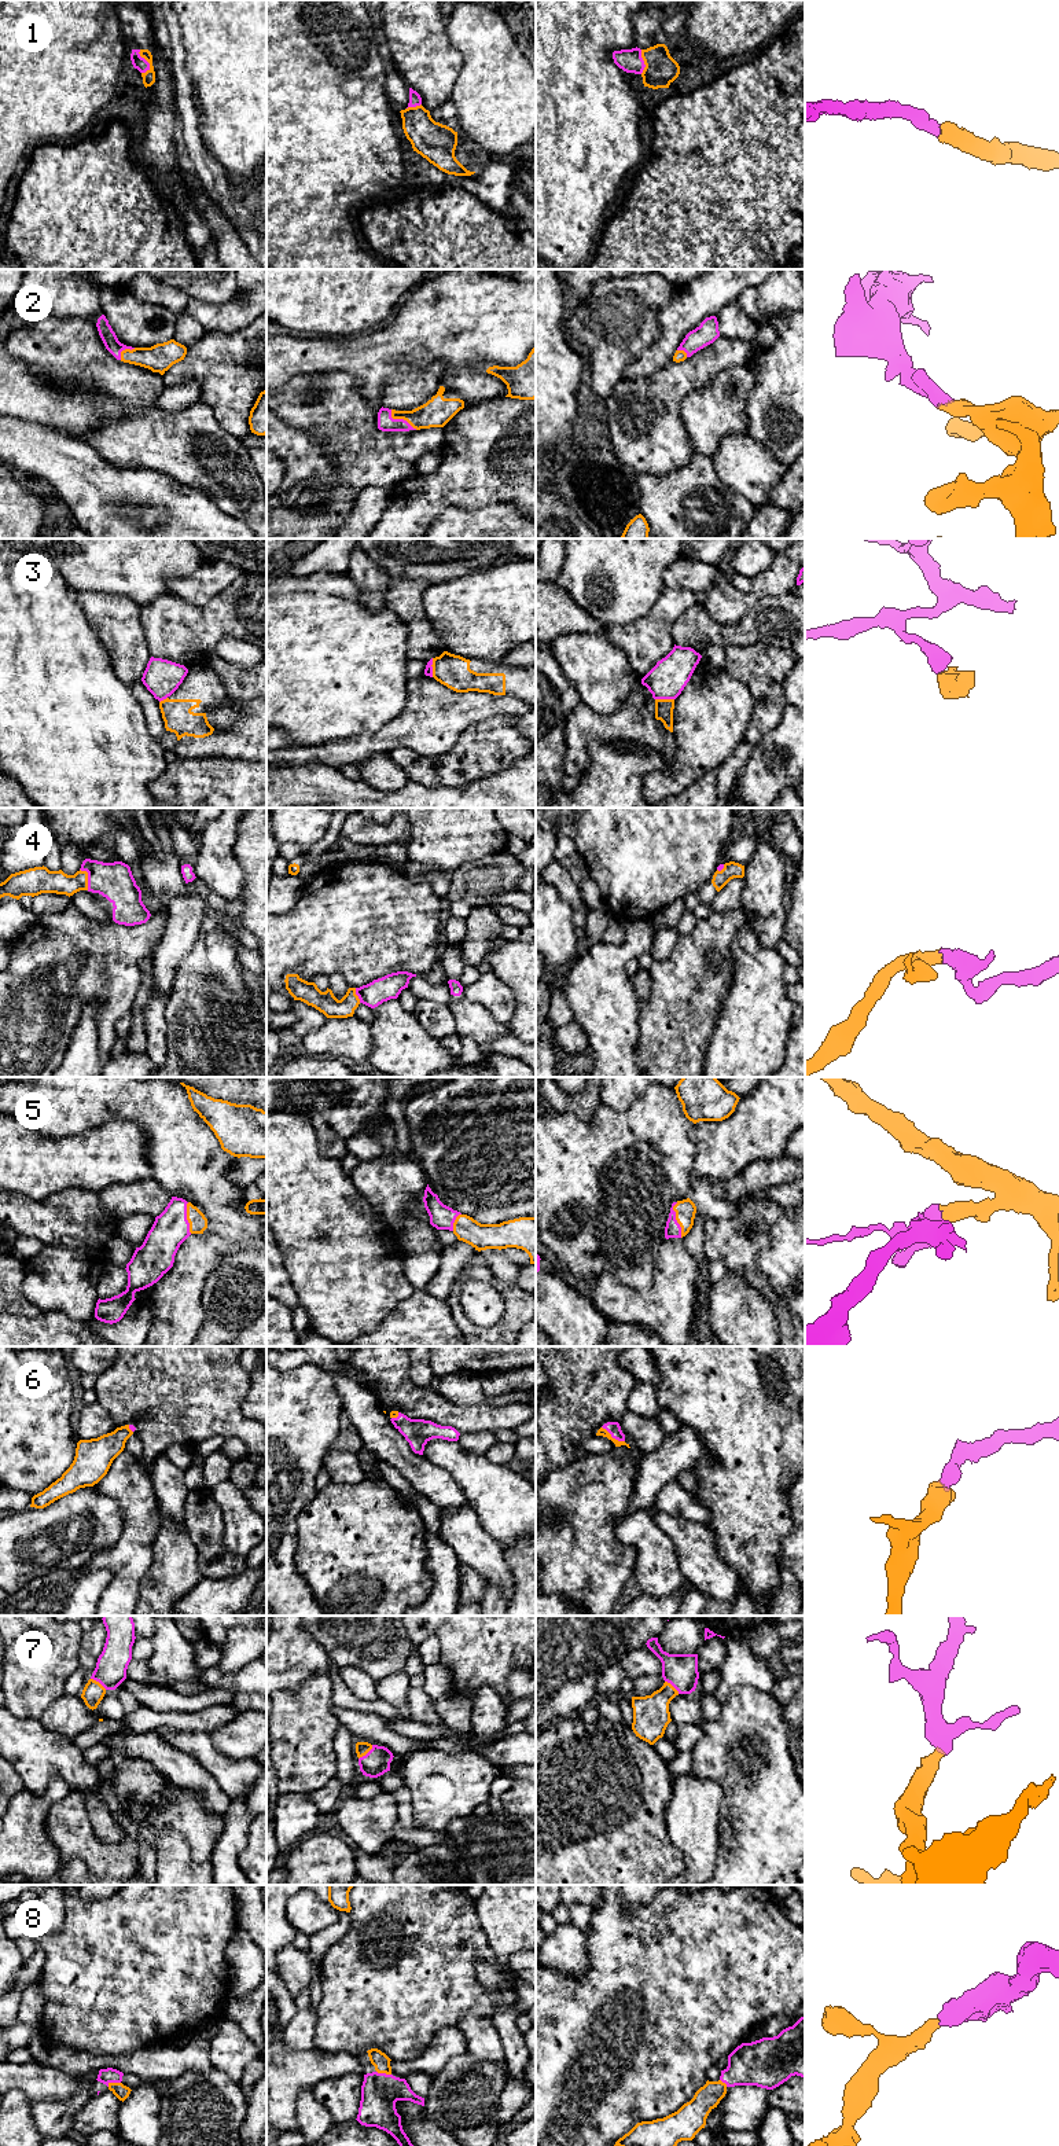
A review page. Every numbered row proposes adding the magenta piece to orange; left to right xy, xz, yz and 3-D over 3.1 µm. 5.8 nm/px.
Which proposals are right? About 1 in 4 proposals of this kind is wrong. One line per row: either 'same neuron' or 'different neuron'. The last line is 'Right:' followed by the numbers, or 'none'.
1: same neuron
2: same neuron
3: different neuron
4: same neuron
5: same neuron
6: same neuron
7: same neuron
8: same neuron
Right: 1, 2, 4, 5, 6, 7, 8

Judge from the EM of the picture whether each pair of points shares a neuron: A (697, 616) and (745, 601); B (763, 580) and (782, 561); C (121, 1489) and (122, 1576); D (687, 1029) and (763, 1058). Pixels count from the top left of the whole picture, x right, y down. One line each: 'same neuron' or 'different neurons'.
A: different neurons
B: same neuron
C: same neuron
D: different neurons

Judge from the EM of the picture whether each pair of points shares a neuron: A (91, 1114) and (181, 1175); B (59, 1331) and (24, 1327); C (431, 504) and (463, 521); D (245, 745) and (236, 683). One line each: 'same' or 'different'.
A: same
B: same
C: different
D: different

